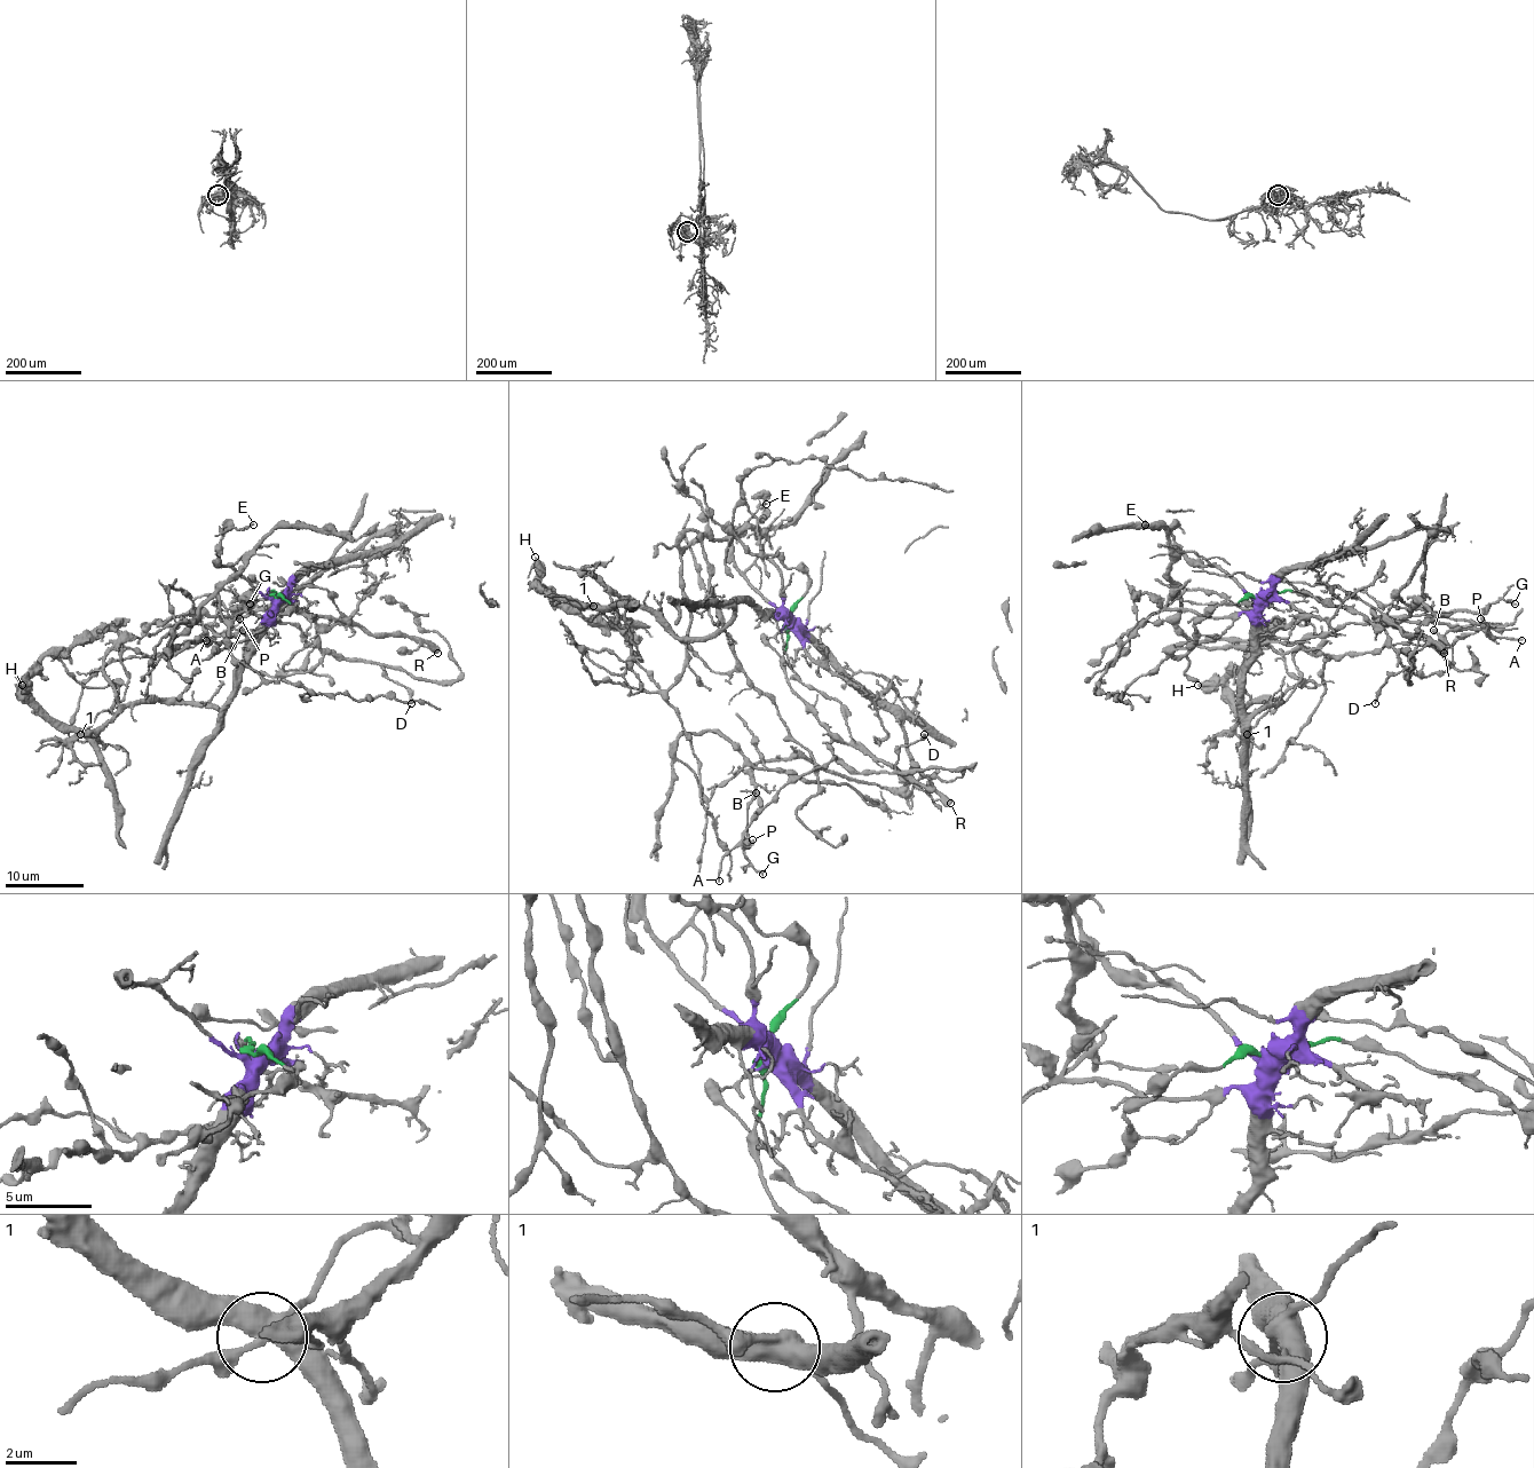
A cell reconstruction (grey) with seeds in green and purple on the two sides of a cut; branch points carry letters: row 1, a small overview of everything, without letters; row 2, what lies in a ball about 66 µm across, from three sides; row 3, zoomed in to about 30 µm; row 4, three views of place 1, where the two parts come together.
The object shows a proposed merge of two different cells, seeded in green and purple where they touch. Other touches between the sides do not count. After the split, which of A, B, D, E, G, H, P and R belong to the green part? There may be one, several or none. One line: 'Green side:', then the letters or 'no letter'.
Green side: A, B, D, P, R

